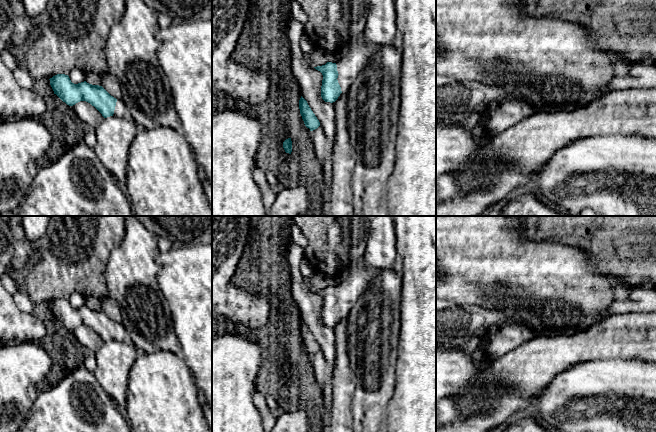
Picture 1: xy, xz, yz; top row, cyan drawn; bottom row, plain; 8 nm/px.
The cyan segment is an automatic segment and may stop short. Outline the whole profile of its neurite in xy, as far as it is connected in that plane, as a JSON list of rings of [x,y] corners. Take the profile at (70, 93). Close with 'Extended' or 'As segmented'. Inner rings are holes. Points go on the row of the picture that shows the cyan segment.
[[[57,74],[49,80],[54,94],[67,105],[73,106],[80,101],[86,101],[104,118],[116,116],[135,123],[124,102],[111,96],[102,86],[92,85],[86,81],[74,84],[65,74]]]. Extended

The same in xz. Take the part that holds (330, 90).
[[[363,31],[351,37],[346,46],[346,55],[336,63],[314,67],[323,75],[321,97],[325,102],[333,103],[342,92],[347,93],[356,76],[380,50],[378,44],[364,40]]]. Extended

